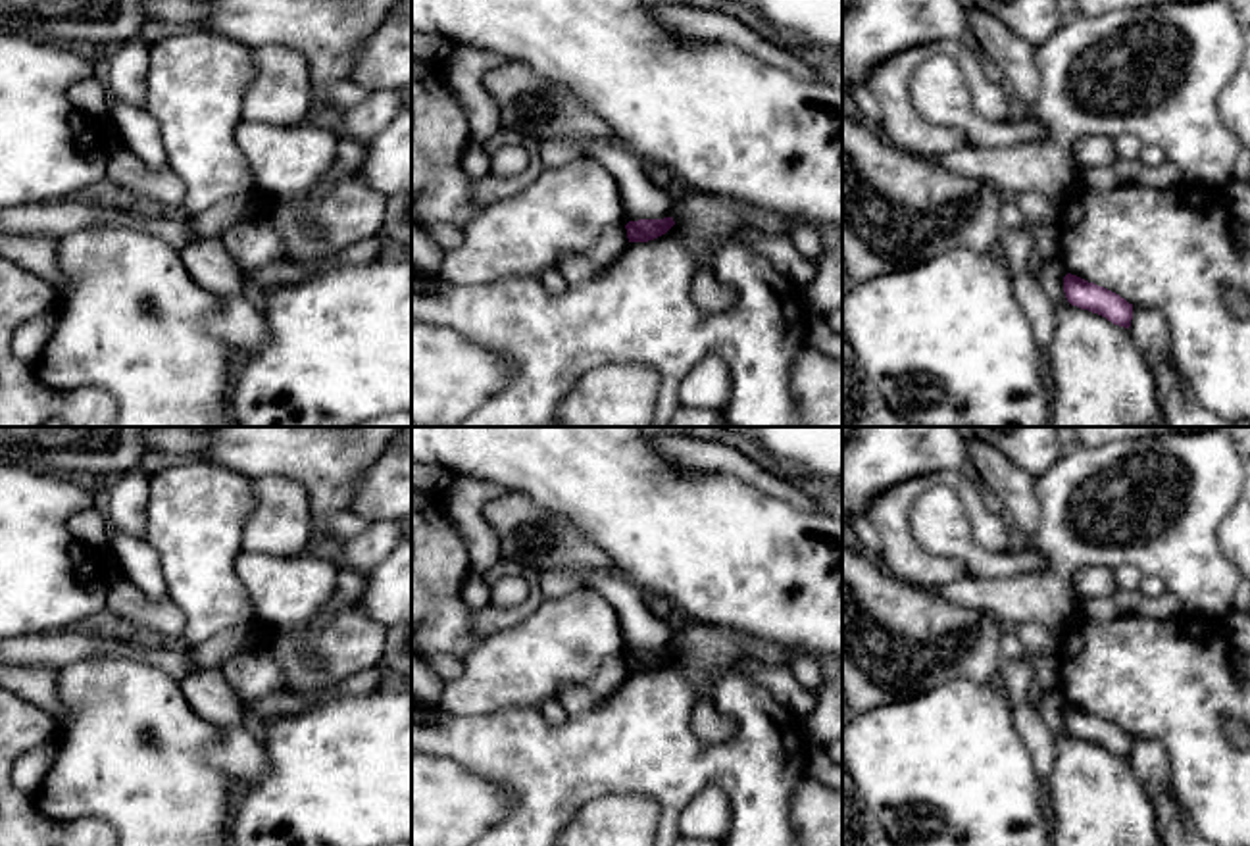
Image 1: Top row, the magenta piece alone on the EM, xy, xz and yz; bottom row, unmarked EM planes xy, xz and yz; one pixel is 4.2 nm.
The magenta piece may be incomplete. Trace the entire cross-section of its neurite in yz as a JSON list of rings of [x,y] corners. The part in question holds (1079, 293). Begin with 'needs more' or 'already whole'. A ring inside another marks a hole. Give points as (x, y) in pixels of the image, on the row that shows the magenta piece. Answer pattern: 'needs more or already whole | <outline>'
already whole | [[[1071,273],[1063,277],[1063,292],[1071,306],[1098,313],[1113,325],[1131,327],[1133,304],[1119,294]]]

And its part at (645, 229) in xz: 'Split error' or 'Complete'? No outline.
Complete

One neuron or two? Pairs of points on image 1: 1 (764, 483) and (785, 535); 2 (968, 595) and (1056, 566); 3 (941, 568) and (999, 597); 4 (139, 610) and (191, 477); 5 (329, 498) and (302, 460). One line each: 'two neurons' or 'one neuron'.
1: two neurons
2: one neuron
3: two neurons
4: two neurons
5: one neuron

